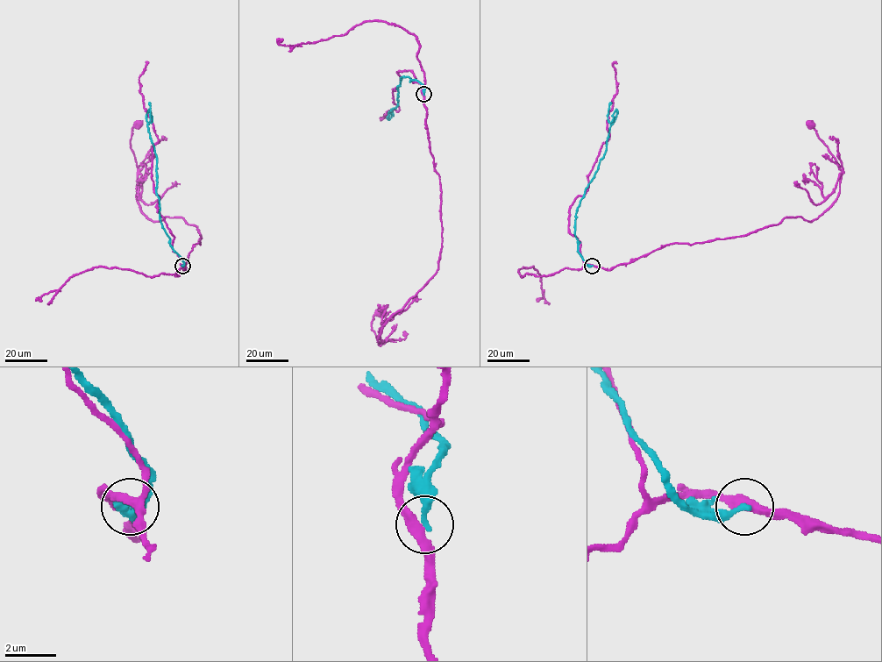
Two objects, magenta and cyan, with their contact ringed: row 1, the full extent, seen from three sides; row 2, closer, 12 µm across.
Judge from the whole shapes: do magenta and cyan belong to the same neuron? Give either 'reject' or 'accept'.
reject

